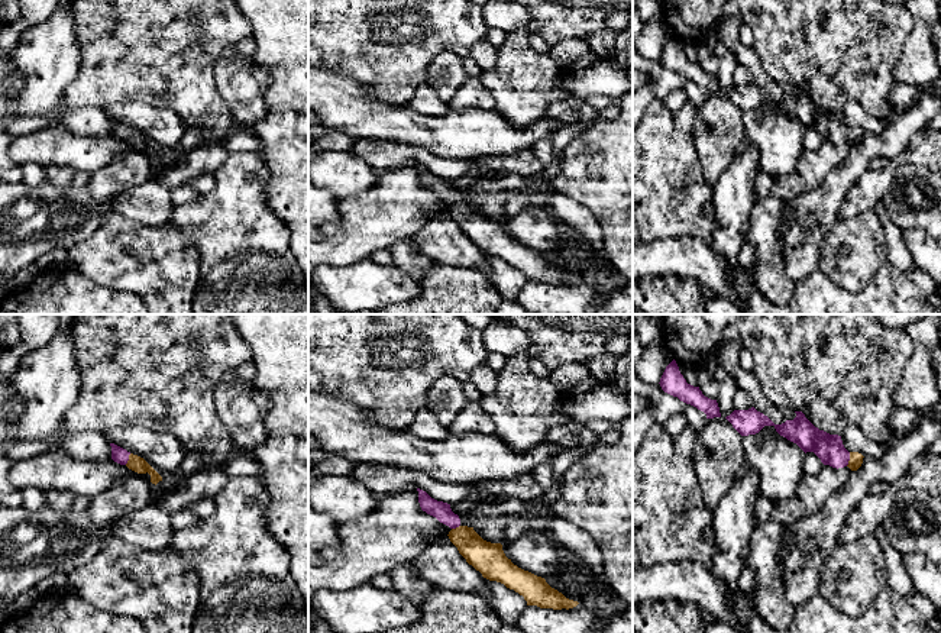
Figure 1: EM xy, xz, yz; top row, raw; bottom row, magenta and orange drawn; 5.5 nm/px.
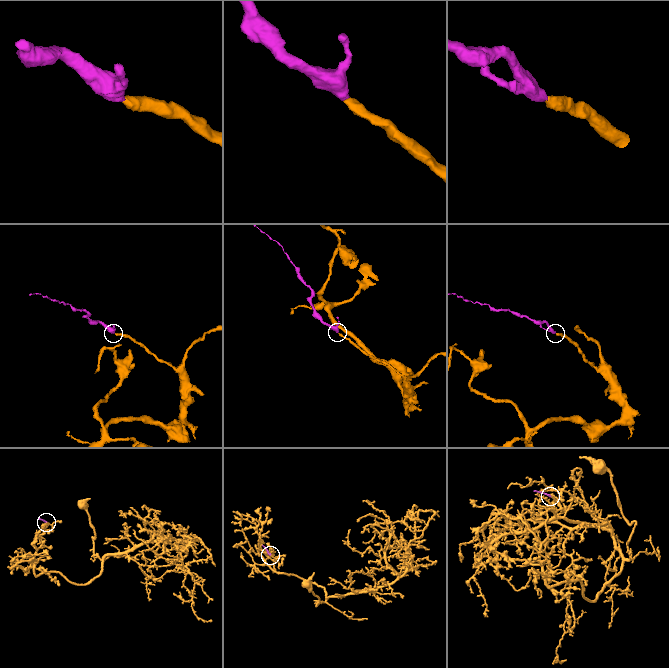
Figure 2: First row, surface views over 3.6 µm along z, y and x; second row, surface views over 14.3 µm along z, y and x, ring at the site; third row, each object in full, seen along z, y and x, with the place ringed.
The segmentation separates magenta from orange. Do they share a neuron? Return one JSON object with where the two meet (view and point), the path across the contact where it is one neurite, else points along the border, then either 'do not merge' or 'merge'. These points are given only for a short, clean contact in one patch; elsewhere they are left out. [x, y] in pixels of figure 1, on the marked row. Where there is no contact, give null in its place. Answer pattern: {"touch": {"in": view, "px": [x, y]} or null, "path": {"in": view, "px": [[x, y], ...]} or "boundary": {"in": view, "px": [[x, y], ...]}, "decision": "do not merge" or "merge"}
{"touch": {"in": "yz", "px": [849, 459]}, "path": {"in": "yz", "px": [[828, 448], [837, 457], [849, 459], [856, 459]]}, "decision": "merge"}

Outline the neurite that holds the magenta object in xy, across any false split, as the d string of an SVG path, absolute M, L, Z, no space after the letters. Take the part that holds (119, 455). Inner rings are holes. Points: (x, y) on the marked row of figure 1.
M110 443L111 446L111 459L120 465L126 465L129 469L138 474L149 474L151 482L158 484L162 481L162 477L140 456L127 452L126 449Z

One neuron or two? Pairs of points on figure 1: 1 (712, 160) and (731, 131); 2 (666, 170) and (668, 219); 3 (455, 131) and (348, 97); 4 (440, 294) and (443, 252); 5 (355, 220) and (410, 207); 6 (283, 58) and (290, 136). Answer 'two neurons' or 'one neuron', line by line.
1: one neuron
2: one neuron
3: one neuron
4: two neurons
5: one neuron
6: one neuron

